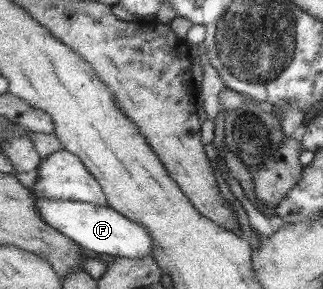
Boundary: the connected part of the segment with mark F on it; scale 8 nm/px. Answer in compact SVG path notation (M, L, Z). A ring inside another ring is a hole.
M37 196L37 209L41 219L49 227L96 254L130 259L149 255L152 251L151 239L149 234L145 233L145 229L141 229L141 226L129 221L129 218L121 216L109 206L96 206L90 203L71 202L71 200L47 200Z

